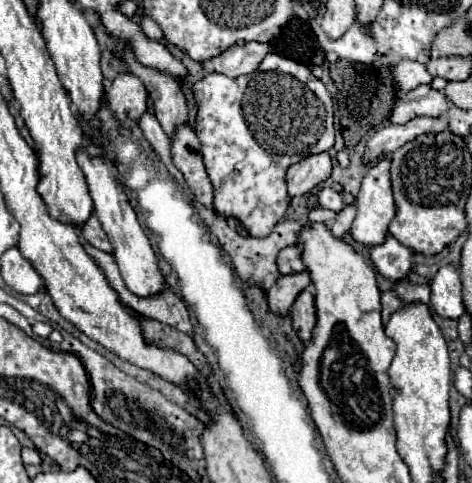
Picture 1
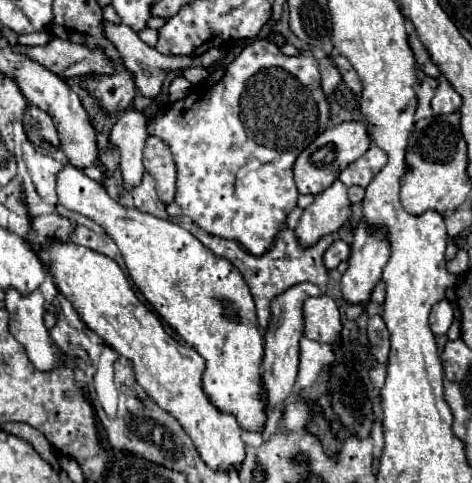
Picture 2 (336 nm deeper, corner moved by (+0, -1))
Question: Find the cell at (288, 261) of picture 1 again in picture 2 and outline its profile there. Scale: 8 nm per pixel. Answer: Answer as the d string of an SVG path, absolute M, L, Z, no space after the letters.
M336 241L324 255L324 263L328 269L336 269L340 261L346 261L350 255L350 245L346 241Z

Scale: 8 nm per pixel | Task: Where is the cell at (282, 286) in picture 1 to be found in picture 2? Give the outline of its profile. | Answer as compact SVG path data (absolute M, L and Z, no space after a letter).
M298 283L278 295L272 301L272 321L266 331L266 347L262 359L262 379L264 389L268 393L268 409L284 413L286 401L294 391L296 373L298 373L298 351L300 351L300 337L304 335L304 319L302 319L302 303L308 297L318 297L322 291L314 283Z

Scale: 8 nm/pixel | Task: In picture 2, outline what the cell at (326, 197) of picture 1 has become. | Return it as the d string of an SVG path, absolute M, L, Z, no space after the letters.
M338 179L328 187L324 189L322 193L318 193L314 197L314 203L308 205L296 225L296 239L300 243L300 247L312 247L318 243L318 239L322 239L324 235L330 235L330 233L336 233L352 215L352 205L348 201L348 195L346 195L346 185L340 183Z

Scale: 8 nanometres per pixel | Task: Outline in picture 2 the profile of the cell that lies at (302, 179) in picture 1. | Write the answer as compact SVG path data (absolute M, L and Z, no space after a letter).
M346 121L340 123L336 127L328 127L322 135L318 135L298 157L294 163L294 181L300 193L310 193L310 195L318 195L322 193L326 187L330 187L340 171L350 165L352 161L356 161L360 155L364 155L370 147L370 137L366 131L366 123L358 123L358 121Z

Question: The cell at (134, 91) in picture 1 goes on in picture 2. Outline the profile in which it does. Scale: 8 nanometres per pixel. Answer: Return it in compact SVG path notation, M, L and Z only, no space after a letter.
M128 109L118 115L118 121L110 133L110 143L120 153L120 173L124 187L136 187L142 181L142 149L146 139L146 117L140 111Z

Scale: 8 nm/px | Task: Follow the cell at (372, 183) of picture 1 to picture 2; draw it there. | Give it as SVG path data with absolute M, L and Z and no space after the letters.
M358 225L354 229L348 271L342 275L340 281L346 303L366 305L370 301L370 295L382 277L388 255L390 249L384 229L368 231L366 225Z

